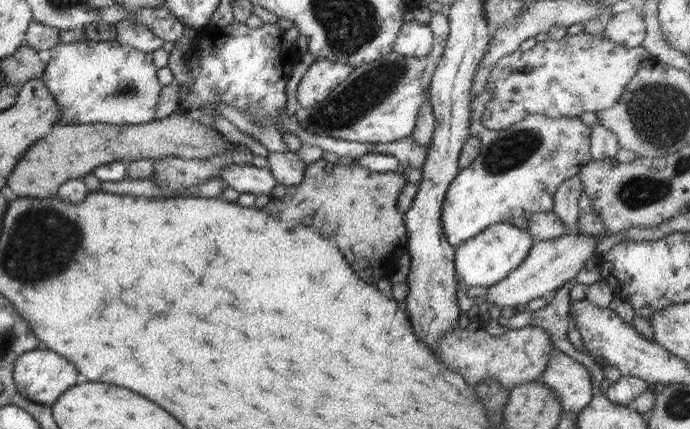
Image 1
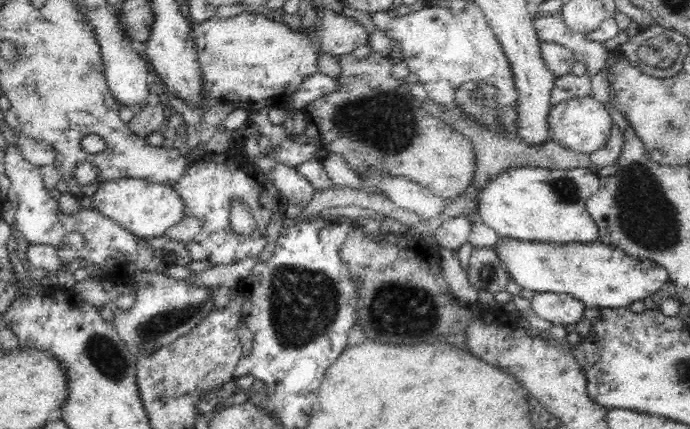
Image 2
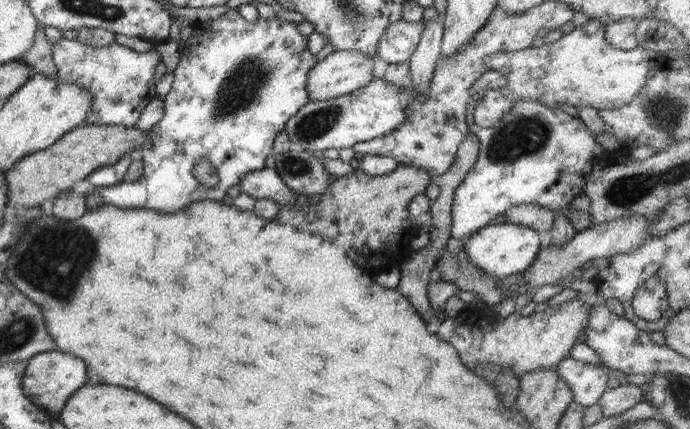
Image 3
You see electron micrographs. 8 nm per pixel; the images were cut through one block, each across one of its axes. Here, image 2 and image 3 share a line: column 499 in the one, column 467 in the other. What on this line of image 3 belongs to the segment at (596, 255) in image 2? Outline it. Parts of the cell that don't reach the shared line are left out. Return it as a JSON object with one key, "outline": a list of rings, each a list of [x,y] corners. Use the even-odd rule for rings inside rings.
{"outline":[[[490,223],[468,236],[463,247],[468,259],[490,277],[505,278],[526,271],[534,264],[540,252],[540,232],[518,224]]]}

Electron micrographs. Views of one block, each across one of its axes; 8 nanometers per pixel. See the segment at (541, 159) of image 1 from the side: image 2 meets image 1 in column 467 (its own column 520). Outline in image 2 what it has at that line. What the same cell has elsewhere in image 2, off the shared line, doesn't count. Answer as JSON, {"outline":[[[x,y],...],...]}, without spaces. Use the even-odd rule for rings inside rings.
{"outline":[[[510,168],[508,172],[500,172],[494,180],[488,180],[484,188],[476,192],[480,199],[481,222],[493,228],[499,237],[512,237],[524,242],[544,242],[548,244],[580,244],[599,241],[599,230],[587,211],[587,200],[598,192],[600,177],[589,168],[572,168],[548,170],[546,168]]]}

